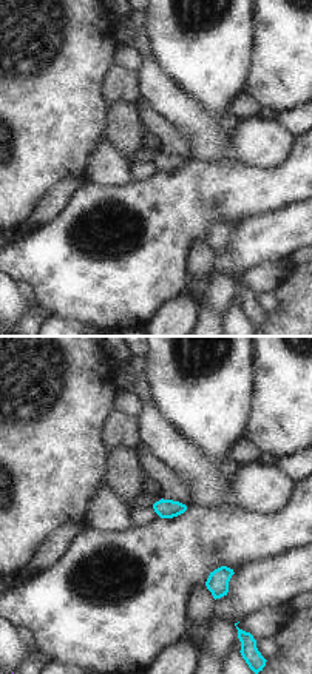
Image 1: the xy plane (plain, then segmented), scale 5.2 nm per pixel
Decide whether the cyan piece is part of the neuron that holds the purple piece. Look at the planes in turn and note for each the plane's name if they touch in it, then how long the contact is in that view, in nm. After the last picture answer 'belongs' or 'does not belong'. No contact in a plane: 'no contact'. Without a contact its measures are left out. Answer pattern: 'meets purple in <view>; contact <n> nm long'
no contact

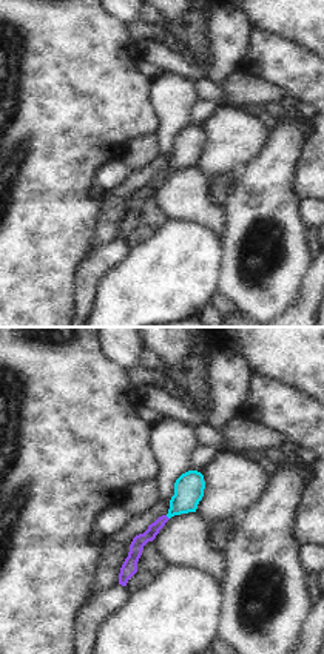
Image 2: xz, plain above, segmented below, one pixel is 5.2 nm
meets purple in xz; contact 30 nm long

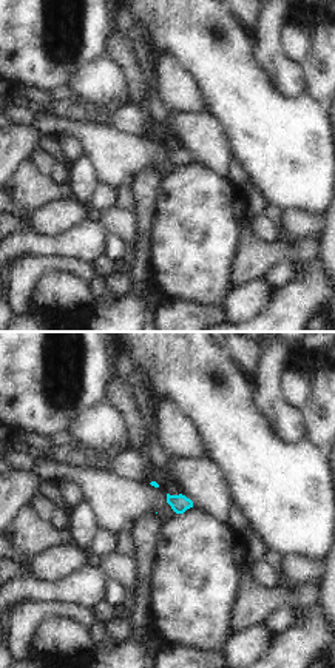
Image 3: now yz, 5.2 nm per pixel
no contact

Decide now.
belongs

